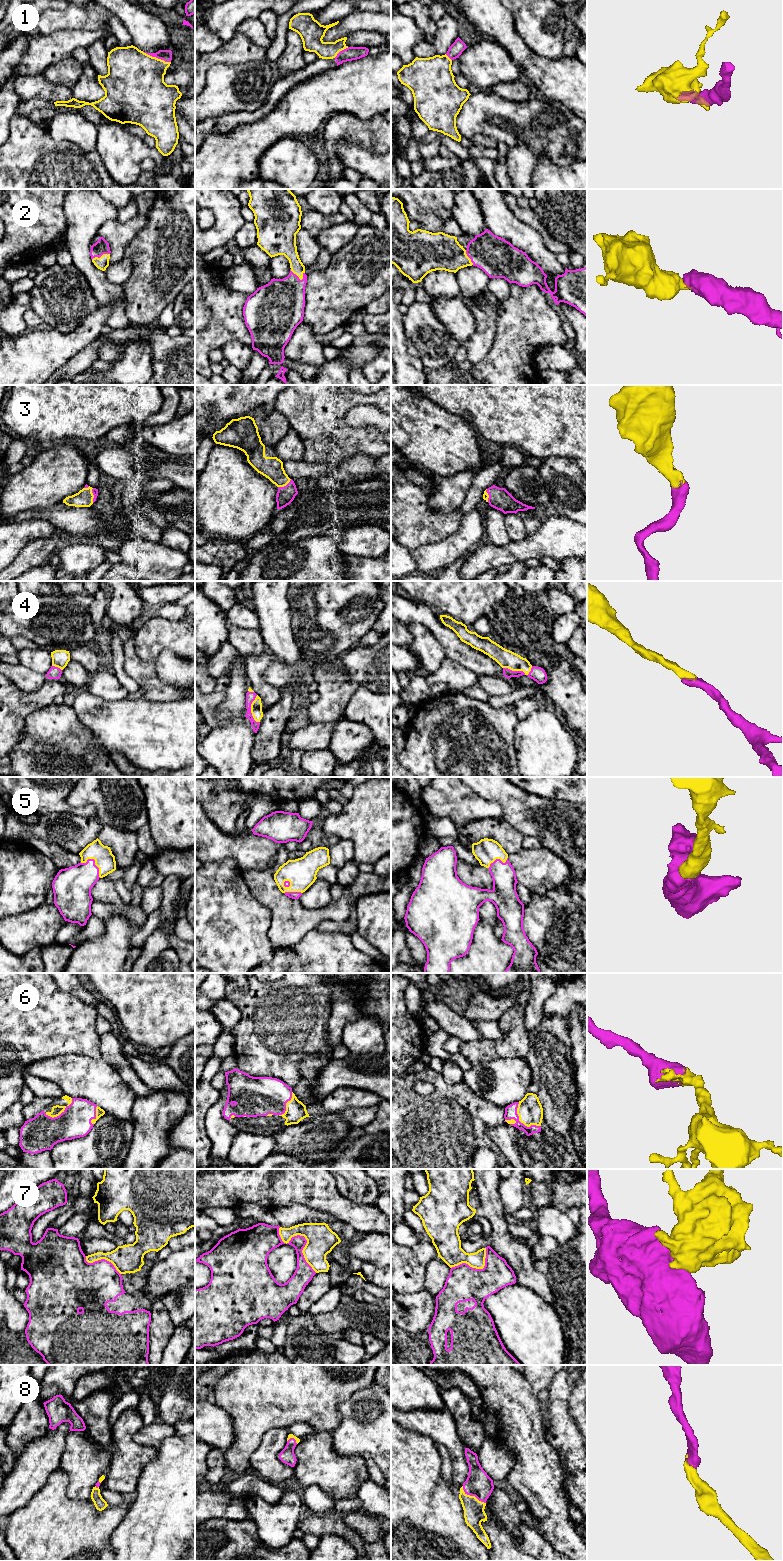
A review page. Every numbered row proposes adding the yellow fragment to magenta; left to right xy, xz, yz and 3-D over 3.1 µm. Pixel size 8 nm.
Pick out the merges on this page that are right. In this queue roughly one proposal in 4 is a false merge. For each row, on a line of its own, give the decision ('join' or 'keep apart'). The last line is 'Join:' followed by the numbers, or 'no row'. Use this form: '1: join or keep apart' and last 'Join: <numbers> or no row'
1: join
2: join
3: join
4: join
5: join
6: join
7: keep apart
8: join
Join: 1, 2, 3, 4, 5, 6, 8

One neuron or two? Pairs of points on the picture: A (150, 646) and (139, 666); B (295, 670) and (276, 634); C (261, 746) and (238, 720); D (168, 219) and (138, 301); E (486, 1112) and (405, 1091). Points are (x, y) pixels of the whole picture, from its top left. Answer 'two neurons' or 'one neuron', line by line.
A: two neurons
B: two neurons
C: two neurons
D: one neuron
E: one neuron

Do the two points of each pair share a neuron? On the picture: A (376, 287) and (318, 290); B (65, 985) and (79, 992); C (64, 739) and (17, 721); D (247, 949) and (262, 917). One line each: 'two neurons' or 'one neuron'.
A: one neuron
B: one neuron
C: two neurons
D: one neuron

